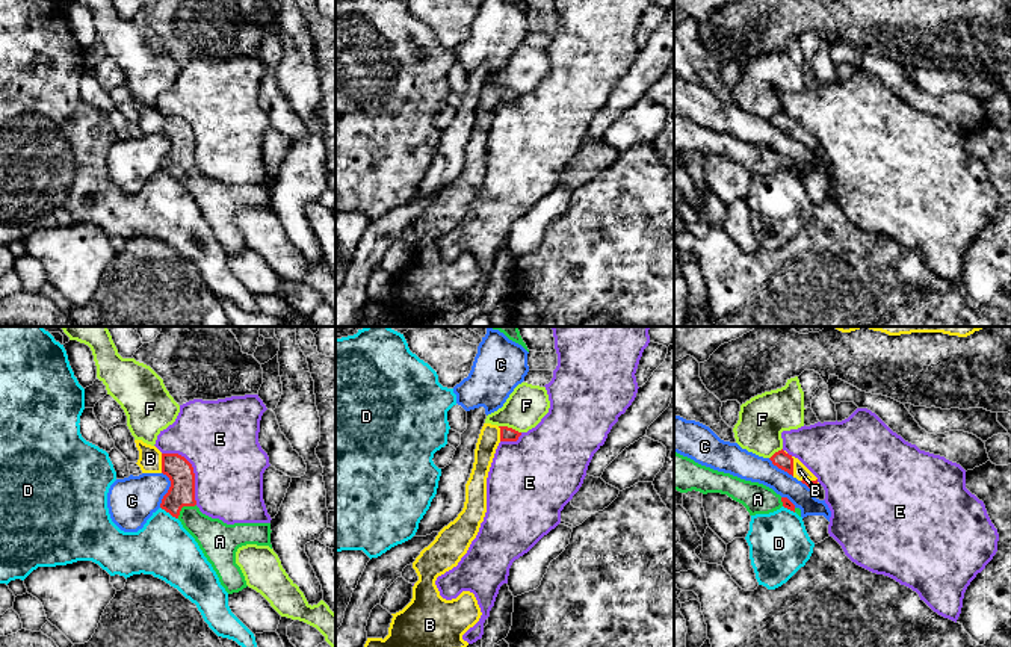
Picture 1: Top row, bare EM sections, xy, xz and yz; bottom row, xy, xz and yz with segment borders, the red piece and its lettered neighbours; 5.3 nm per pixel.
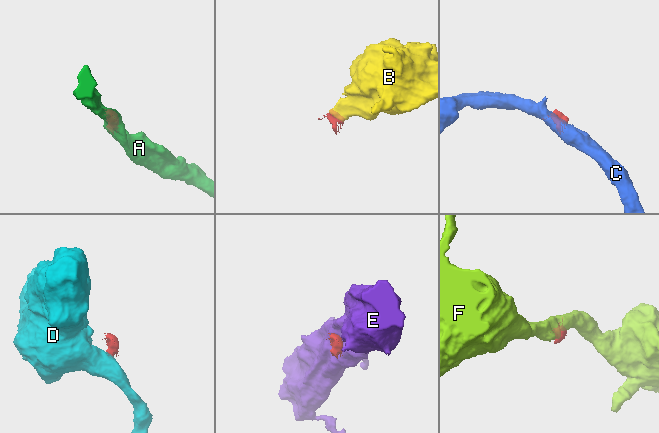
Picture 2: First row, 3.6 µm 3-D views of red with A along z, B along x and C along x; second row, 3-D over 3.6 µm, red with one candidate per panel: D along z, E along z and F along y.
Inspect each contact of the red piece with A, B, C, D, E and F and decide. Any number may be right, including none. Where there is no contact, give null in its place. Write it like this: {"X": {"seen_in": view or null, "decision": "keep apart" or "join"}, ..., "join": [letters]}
{"A": {"seen_in": "xy", "decision": "join"}, "B": {"seen_in": "xy", "decision": "join"}, "C": {"seen_in": "xy", "decision": "keep apart"}, "D": {"seen_in": "xy", "decision": "keep apart"}, "E": {"seen_in": "xy", "decision": "keep apart"}, "F": {"seen_in": "xz", "decision": "keep apart"}, "join": ["A", "B"]}

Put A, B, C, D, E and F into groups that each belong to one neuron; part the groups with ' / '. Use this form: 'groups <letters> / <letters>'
groups A B / C / D / E / F

